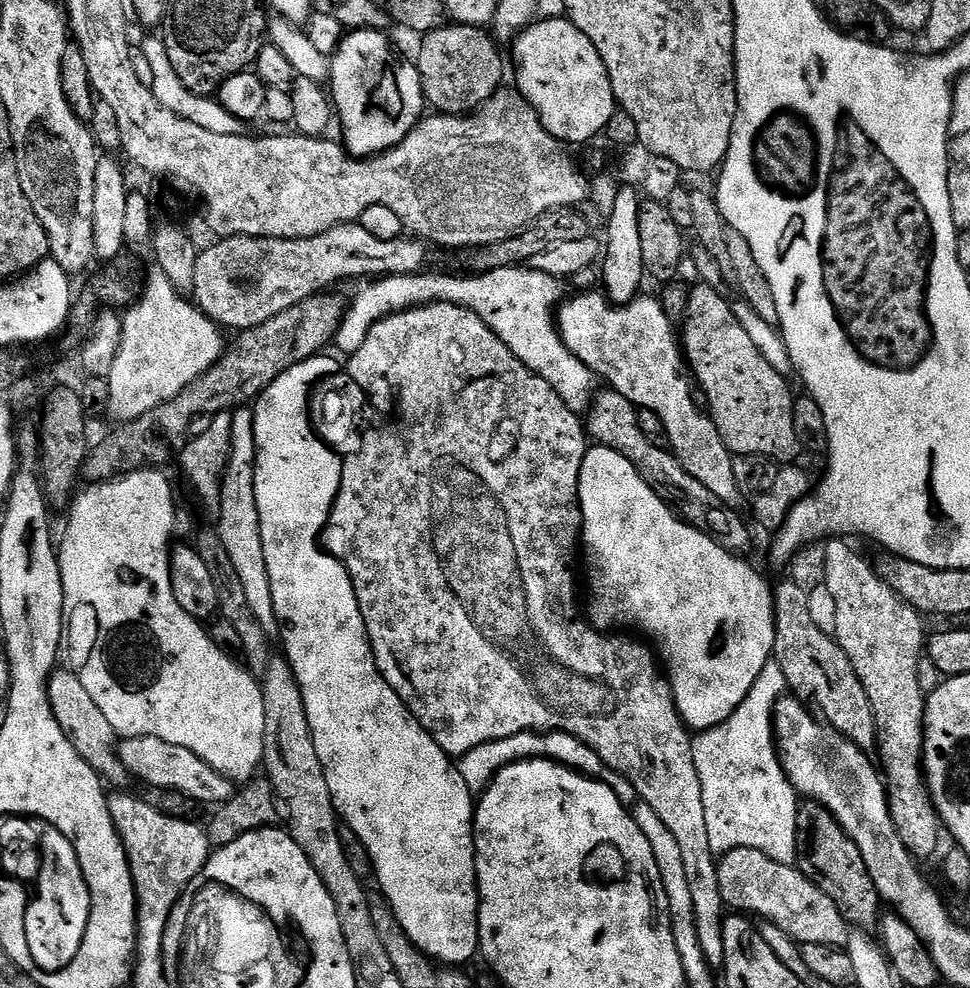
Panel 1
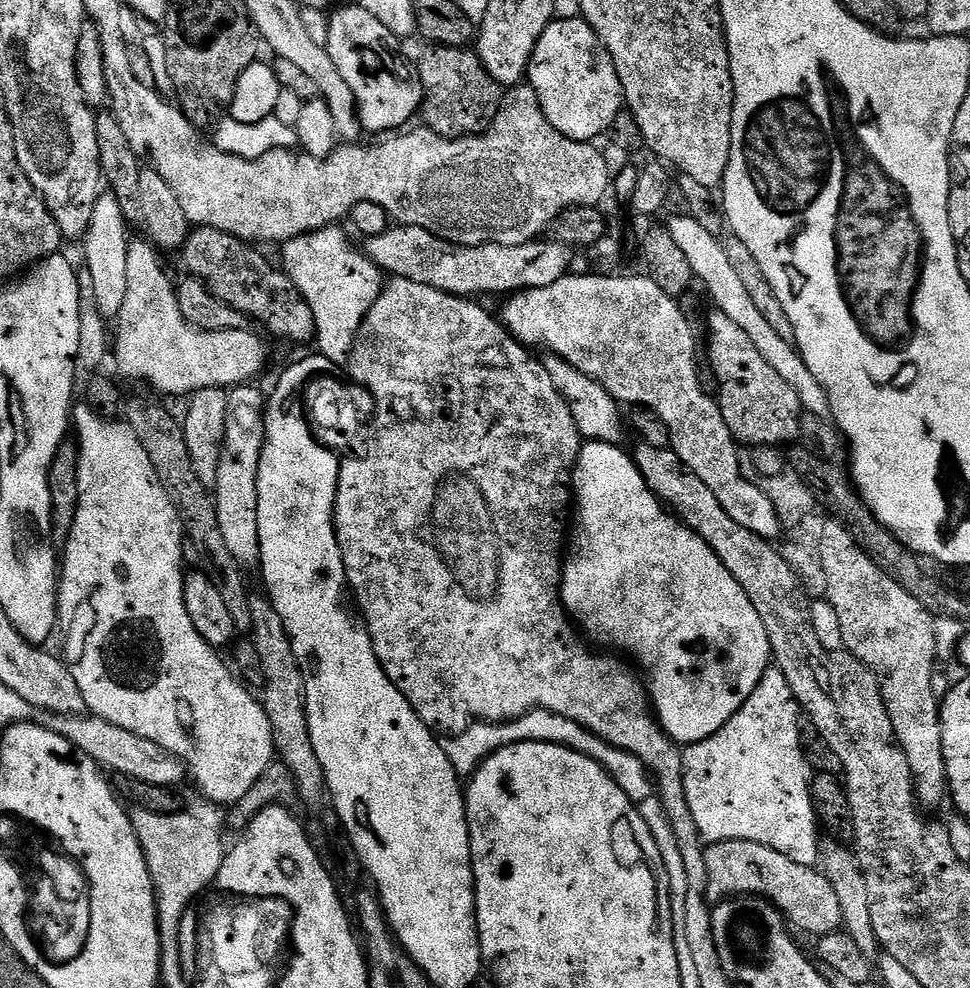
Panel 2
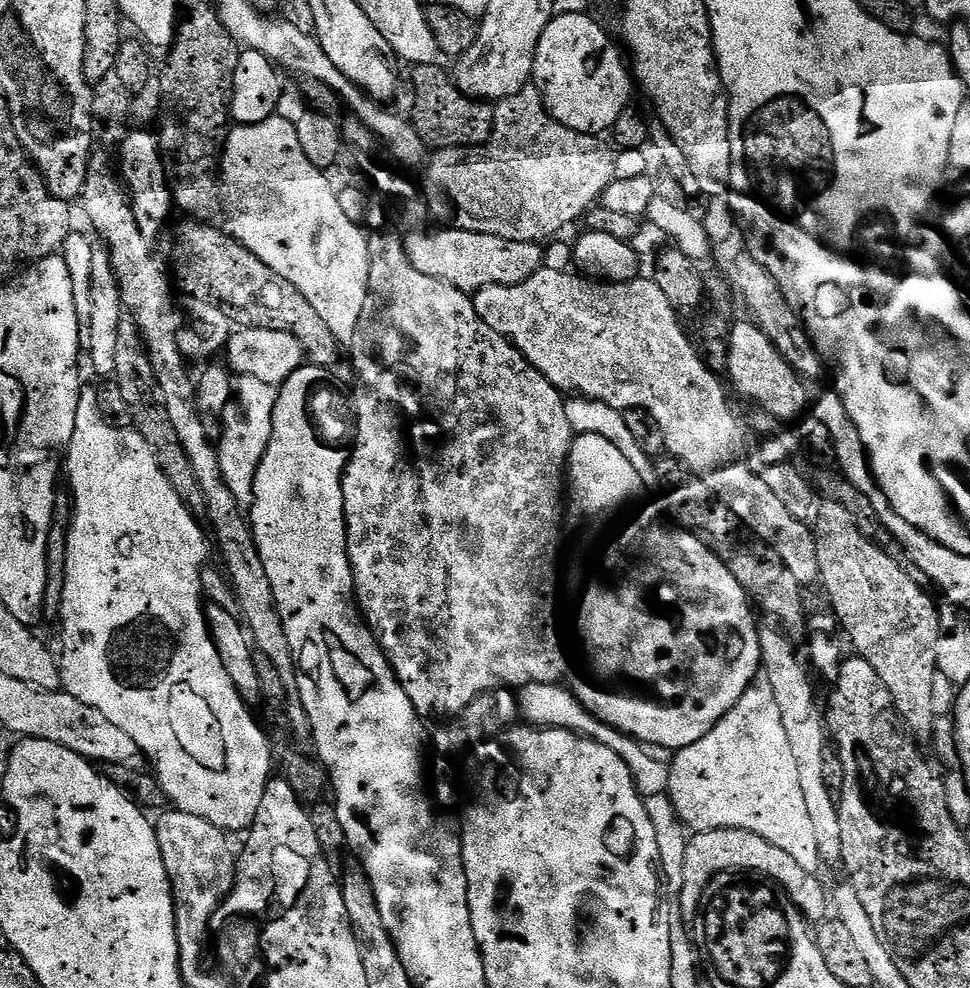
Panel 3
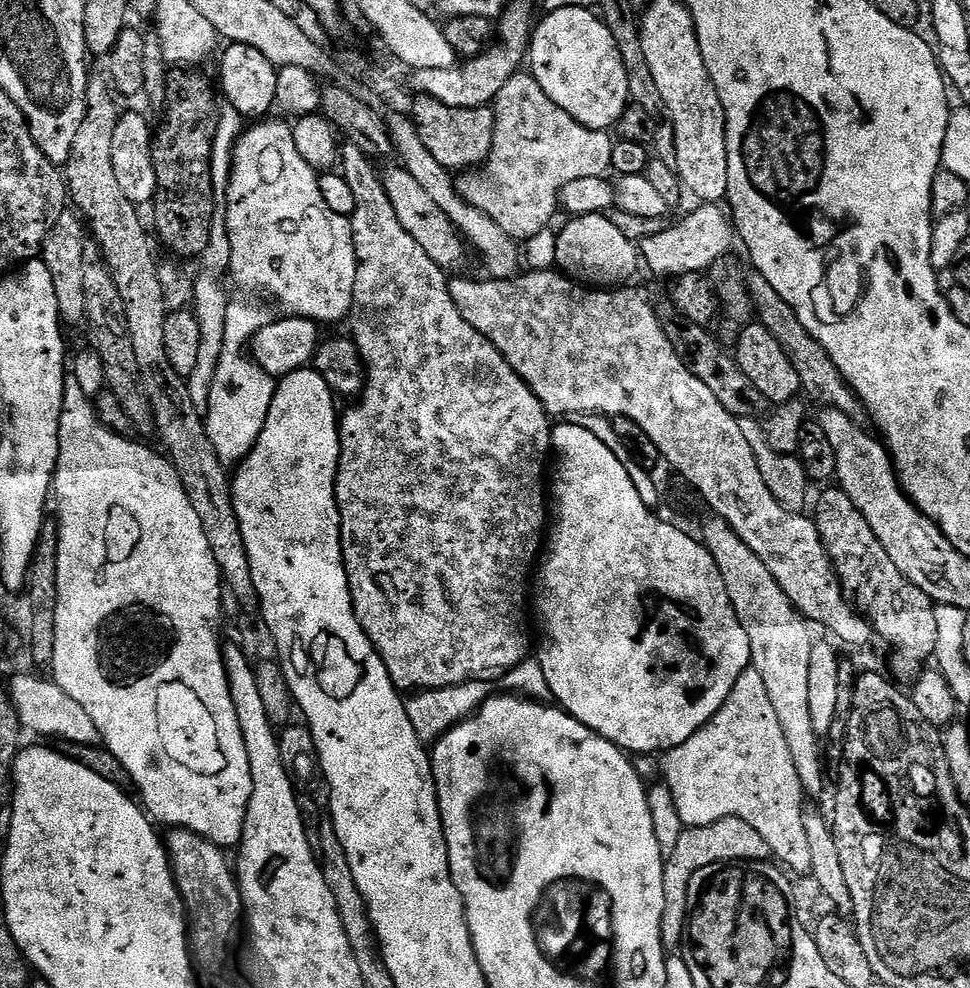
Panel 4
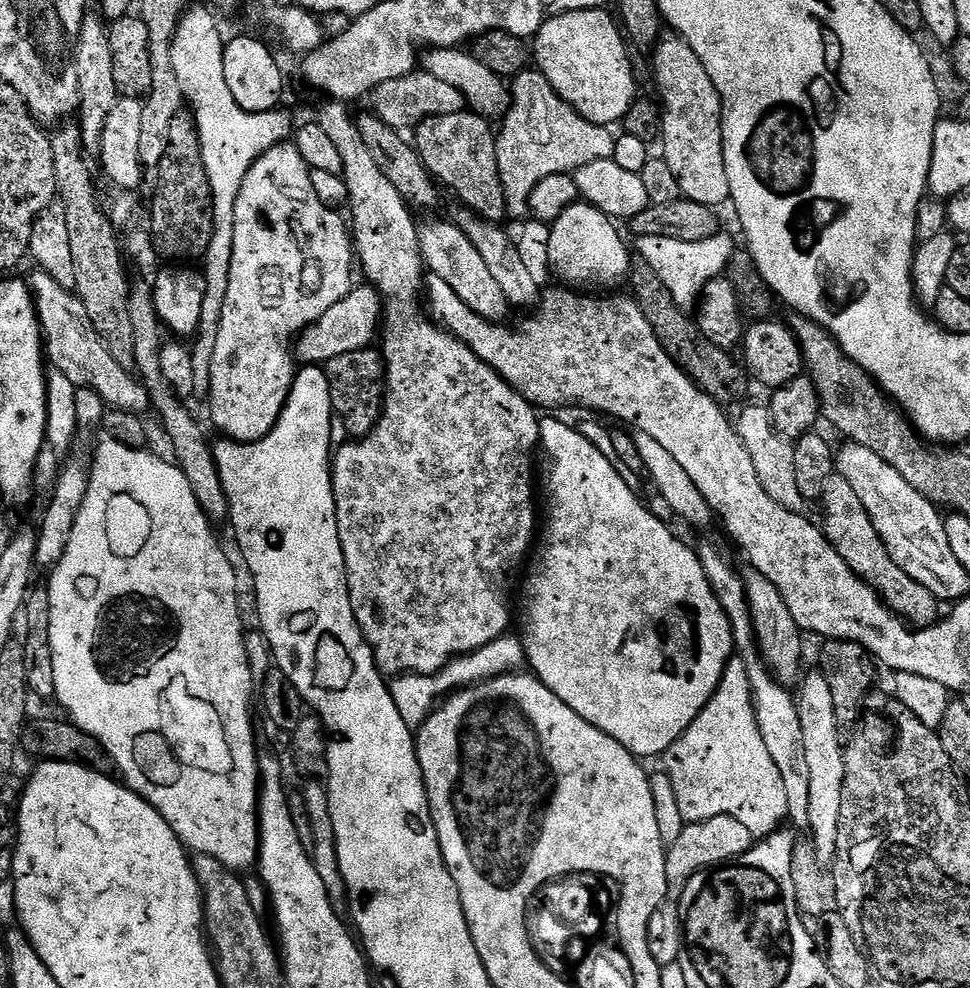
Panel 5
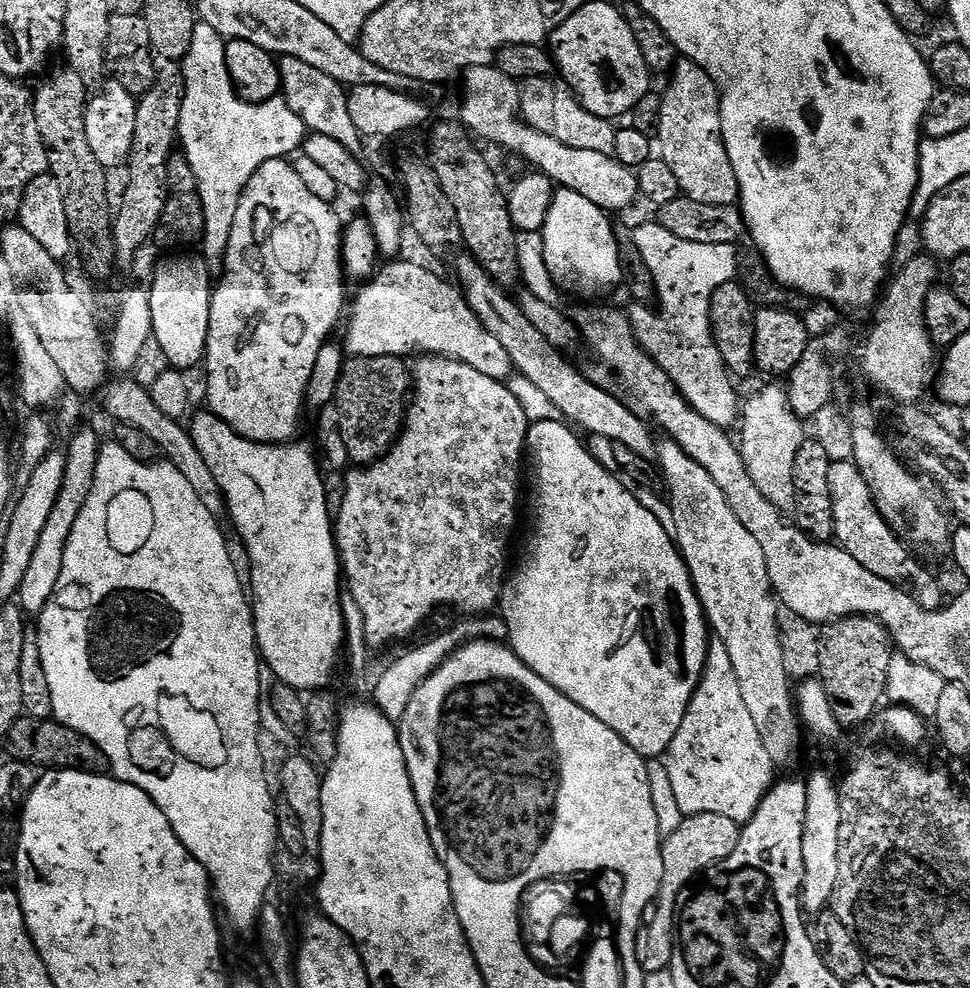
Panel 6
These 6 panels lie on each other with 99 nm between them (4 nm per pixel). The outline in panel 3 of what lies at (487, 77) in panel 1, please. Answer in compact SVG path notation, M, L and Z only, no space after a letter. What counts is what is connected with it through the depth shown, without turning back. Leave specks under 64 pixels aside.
M439 63L417 64L411 69L416 87L416 118L414 125L433 149L474 148L487 144L496 128L496 109L491 103L472 99L460 91L451 75L439 68Z

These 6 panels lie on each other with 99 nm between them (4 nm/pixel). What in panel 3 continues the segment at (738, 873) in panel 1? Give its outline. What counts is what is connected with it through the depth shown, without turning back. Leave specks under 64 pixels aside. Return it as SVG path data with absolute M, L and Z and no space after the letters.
M727 828L695 833L686 846L680 896L686 898L702 895L703 897L709 891L708 883L719 872L740 871L757 872L760 875L757 877L767 878L773 885L779 886L809 922L823 921L829 915L830 892L829 889L828 892L824 889L823 882L819 880L821 877L817 873L805 870L797 860L790 858L790 854L786 854L786 850L774 846L774 842L766 842L766 838L758 838L758 834L750 834L750 830Z

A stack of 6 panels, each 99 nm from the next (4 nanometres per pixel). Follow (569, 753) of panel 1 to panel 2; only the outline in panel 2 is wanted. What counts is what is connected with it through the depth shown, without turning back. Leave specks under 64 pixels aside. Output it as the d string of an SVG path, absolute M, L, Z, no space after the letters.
M541 708L527 712L517 720L471 724L462 734L448 736L443 741L443 746L446 750L446 758L450 758L450 766L454 766L456 775L468 778L486 758L490 758L498 750L531 740L566 746L578 754L586 754L586 758L594 758L594 762L598 762L598 766L602 766L602 770L606 770L610 774L610 778L614 778L614 782L618 782L618 786L622 786L624 793L637 806L646 802L648 796L653 795L654 781L648 775L648 768L638 758L634 758L634 754L630 754L626 750L618 750L618 746L610 746L610 742L606 742L600 736L586 730L578 722L570 722L570 718L562 718L562 714L554 714Z

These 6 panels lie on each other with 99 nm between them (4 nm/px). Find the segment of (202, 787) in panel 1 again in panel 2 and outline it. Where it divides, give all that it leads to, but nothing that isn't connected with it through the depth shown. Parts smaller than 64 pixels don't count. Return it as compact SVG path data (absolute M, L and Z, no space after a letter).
M81 714L78 716L43 717L42 723L54 734L66 738L82 754L89 756L95 764L109 773L130 774L130 778L139 778L142 782L150 782L154 786L180 786L186 780L186 768L175 756L164 752L150 738L142 738L138 734L130 734L130 730L122 730L122 726L114 726L100 716Z

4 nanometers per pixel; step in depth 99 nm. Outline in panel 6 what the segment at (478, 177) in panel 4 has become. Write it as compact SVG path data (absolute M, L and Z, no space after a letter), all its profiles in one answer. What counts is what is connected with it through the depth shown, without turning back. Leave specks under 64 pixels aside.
M539 76L523 81L520 89L520 115L531 128L558 138L558 142L566 146L574 146L574 150L595 150L607 156L614 153L617 125L583 108L576 93L559 79Z

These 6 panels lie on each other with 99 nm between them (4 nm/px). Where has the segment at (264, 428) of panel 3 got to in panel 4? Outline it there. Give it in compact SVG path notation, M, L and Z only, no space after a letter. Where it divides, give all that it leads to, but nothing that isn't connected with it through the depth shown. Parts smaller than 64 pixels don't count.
M229 303L226 310L226 338L224 349L218 362L218 370L214 374L214 382L206 393L206 434L210 438L210 446L214 446L214 454L218 454L225 466L239 465L246 459L258 442L262 430L266 426L266 418L270 414L270 406L274 402L277 381L266 370L257 366L248 351L250 341L274 319L274 313L264 304Z

